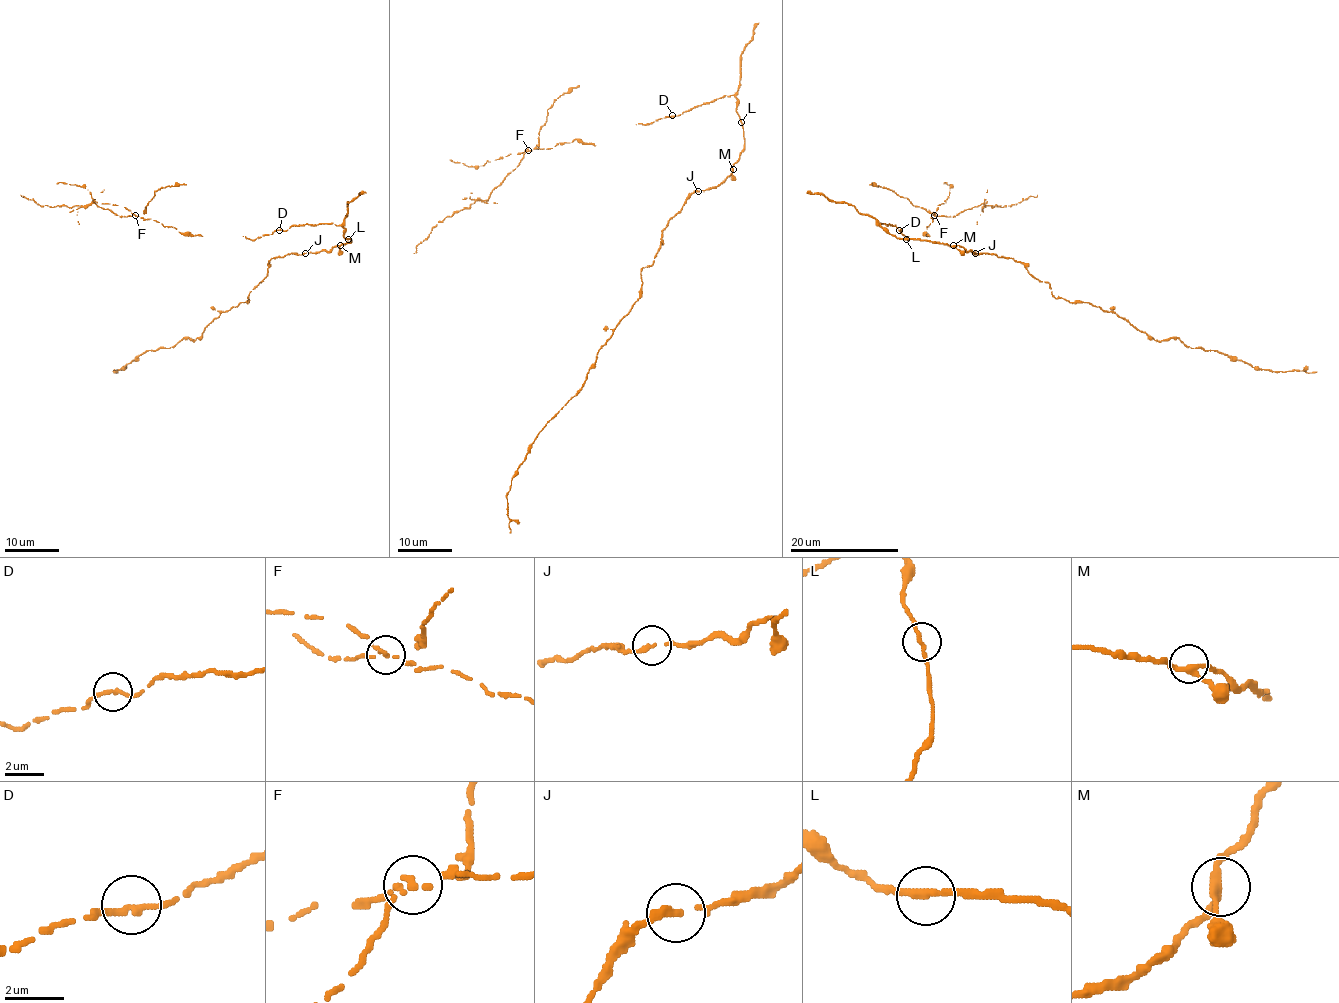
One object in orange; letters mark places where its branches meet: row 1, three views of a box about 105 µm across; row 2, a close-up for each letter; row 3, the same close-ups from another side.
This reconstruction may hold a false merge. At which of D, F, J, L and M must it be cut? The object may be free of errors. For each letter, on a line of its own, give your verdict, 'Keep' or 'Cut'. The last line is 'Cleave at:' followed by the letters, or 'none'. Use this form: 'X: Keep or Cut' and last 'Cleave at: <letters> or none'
D: Keep
F: Cut
J: Keep
L: Keep
M: Keep
Cleave at: F

